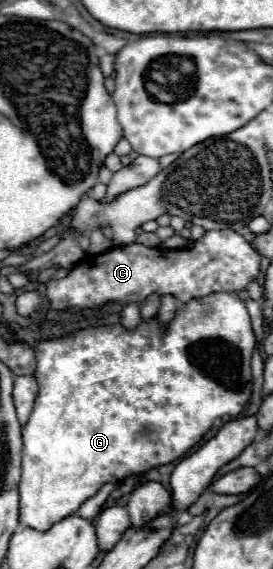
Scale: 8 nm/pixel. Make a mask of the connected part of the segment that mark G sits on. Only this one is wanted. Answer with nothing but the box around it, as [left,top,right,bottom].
[20,293,256,531]

